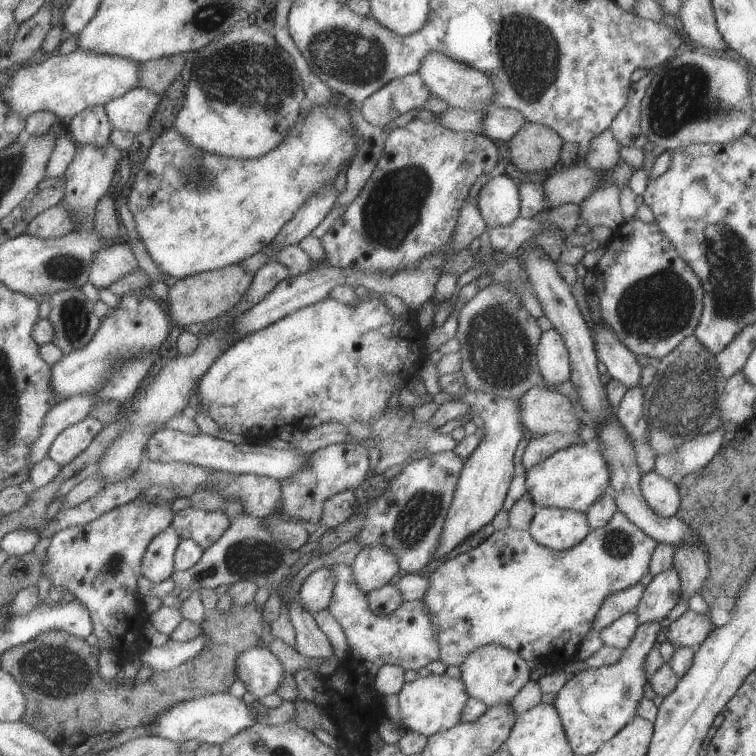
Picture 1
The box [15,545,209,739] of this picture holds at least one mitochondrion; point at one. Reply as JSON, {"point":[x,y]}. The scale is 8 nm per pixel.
{"point":[62,670]}

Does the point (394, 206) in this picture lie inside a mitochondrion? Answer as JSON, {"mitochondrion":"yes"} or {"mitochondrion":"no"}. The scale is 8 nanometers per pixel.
{"mitochondrion":"yes"}

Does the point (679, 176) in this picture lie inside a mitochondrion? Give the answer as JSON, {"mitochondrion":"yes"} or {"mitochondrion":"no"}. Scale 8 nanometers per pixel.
{"mitochondrion":"no"}

